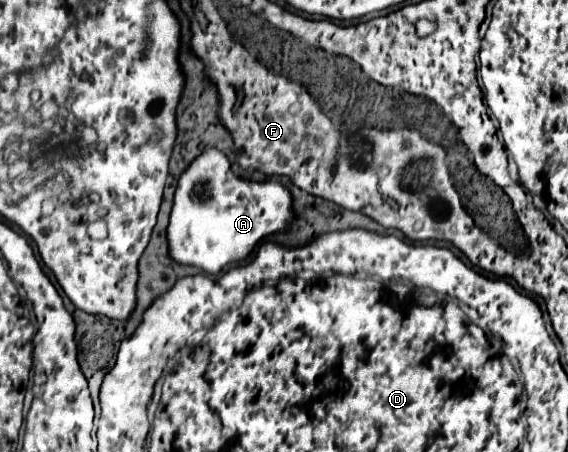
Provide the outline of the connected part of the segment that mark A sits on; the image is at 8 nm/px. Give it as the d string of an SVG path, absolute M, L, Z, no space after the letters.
M206 148L178 178L168 224L168 250L182 266L196 266L218 274L228 262L244 260L270 234L296 228L292 192L278 180L252 182L232 172L230 160L218 148Z

